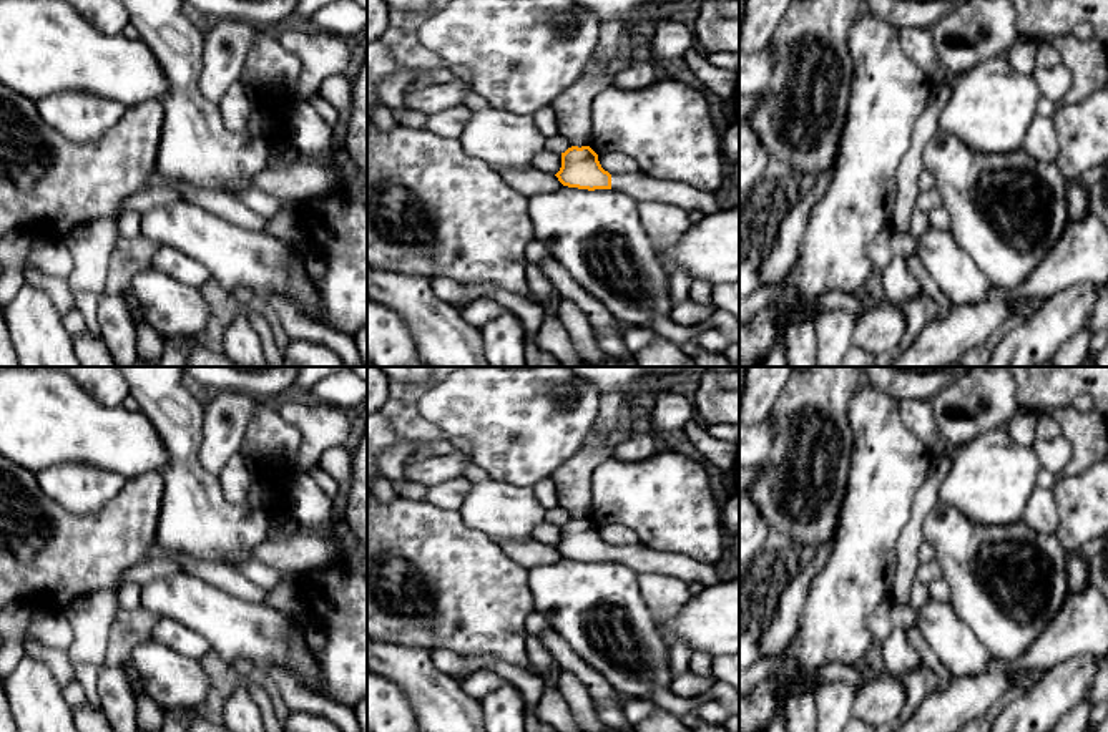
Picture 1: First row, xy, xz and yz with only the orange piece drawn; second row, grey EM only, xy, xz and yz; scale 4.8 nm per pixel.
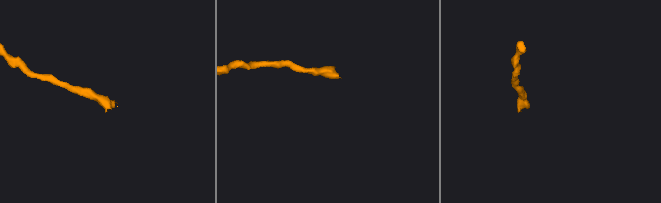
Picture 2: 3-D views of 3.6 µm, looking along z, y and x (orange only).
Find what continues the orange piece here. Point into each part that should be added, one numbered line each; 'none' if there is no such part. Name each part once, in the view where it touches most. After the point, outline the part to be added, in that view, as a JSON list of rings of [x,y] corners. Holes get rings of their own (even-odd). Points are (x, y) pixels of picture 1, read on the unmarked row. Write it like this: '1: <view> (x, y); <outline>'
1: xz (640, 558); [[[640,541],[630,546],[611,546],[611,559],[625,563],[636,574],[661,573],[674,576],[684,583],[698,581],[704,588],[721,583],[714,564],[698,563],[678,553],[661,553]]]

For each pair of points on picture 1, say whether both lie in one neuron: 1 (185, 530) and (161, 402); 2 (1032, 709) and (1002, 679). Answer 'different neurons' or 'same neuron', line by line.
1: same neuron
2: different neurons

